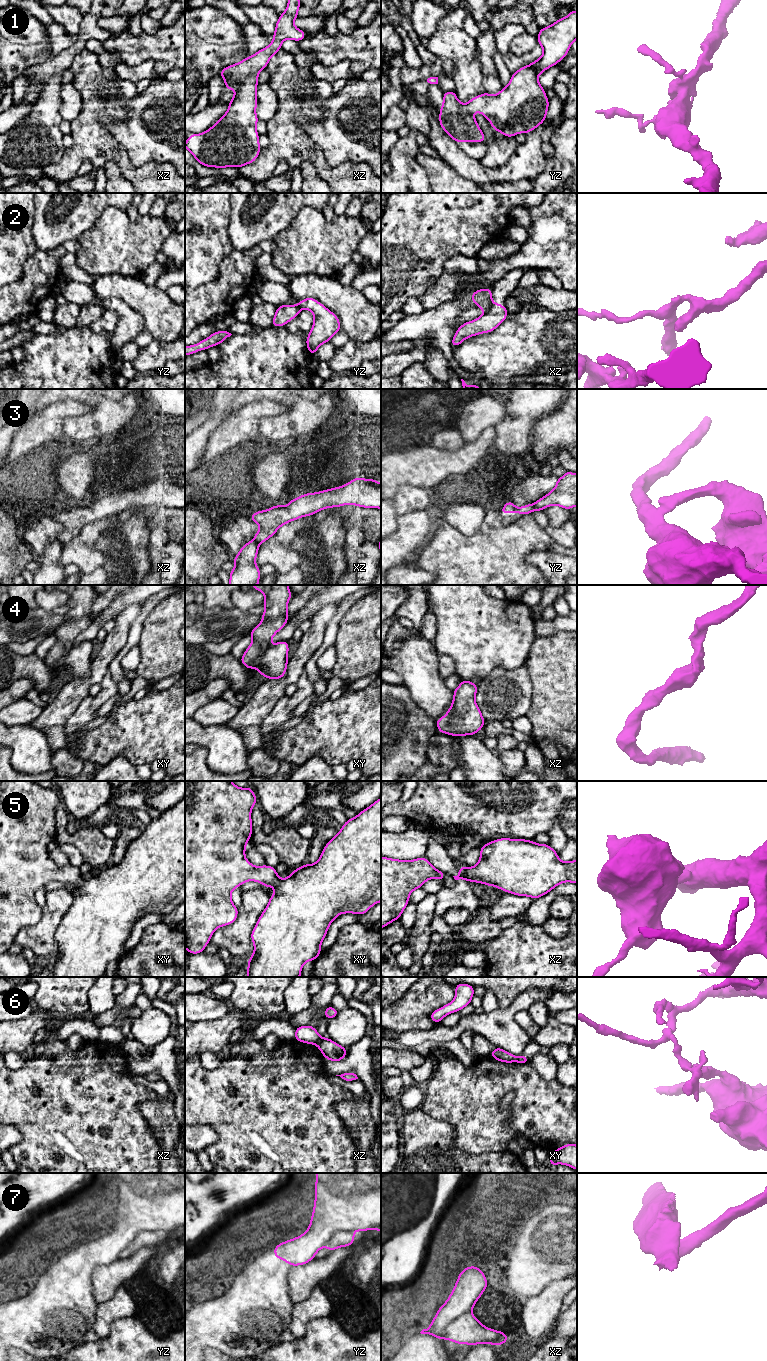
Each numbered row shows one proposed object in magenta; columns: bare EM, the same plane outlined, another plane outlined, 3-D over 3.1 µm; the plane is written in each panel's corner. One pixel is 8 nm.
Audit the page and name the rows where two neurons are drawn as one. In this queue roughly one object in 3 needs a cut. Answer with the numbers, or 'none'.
2, 3, 6, 7

